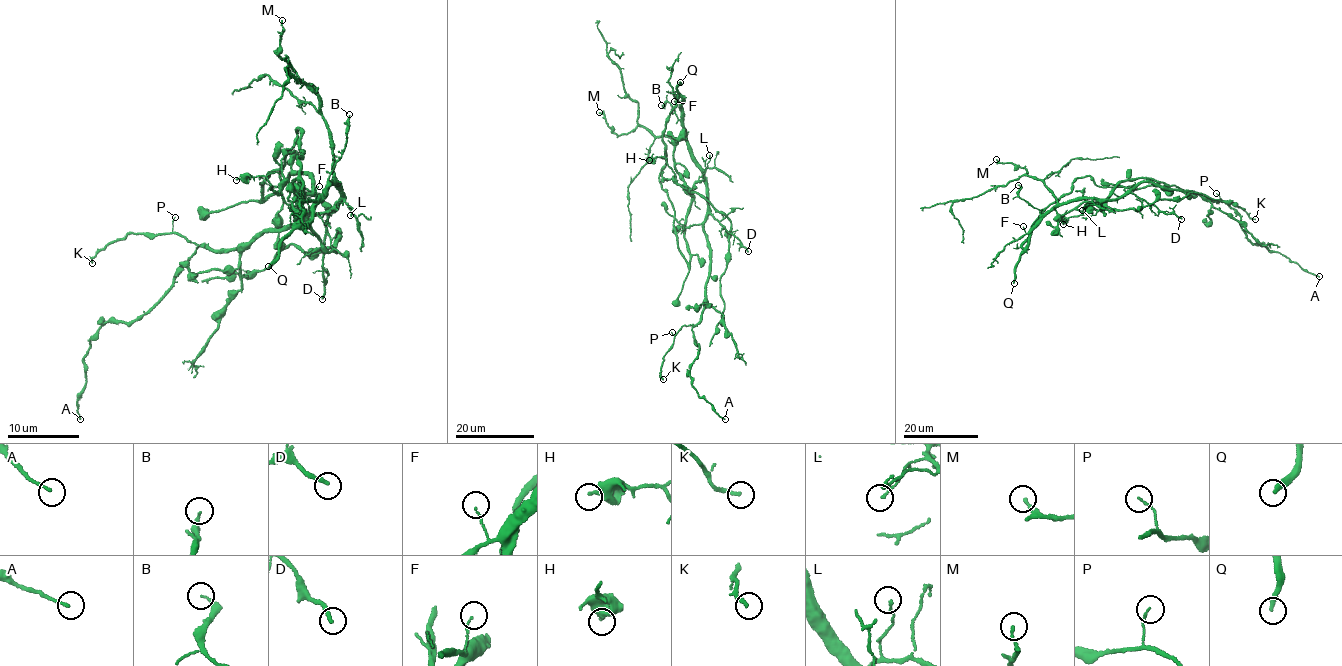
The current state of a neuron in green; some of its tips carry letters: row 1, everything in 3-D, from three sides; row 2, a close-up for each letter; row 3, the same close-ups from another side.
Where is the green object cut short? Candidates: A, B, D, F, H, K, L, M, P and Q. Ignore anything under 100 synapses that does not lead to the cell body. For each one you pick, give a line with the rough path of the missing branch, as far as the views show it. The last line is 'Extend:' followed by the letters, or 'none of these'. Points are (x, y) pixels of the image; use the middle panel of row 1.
Extend: Q

